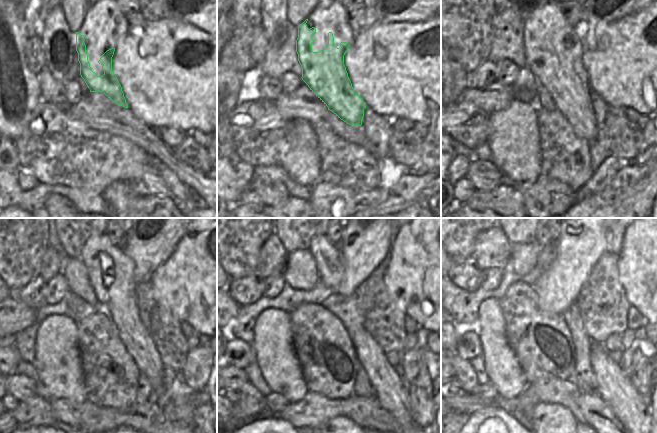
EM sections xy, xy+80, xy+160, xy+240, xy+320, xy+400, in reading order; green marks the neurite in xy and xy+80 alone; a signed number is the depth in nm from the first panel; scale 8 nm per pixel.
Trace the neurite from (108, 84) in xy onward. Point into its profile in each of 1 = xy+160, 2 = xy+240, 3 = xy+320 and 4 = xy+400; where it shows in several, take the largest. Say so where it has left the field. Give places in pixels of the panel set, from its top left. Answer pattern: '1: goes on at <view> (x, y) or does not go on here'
1: goes on at xy+160 (560, 70)
2: goes on at xy+240 (114, 287)
3: goes on at xy+320 (389, 389)
4: goes on at xy+400 (614, 387)

